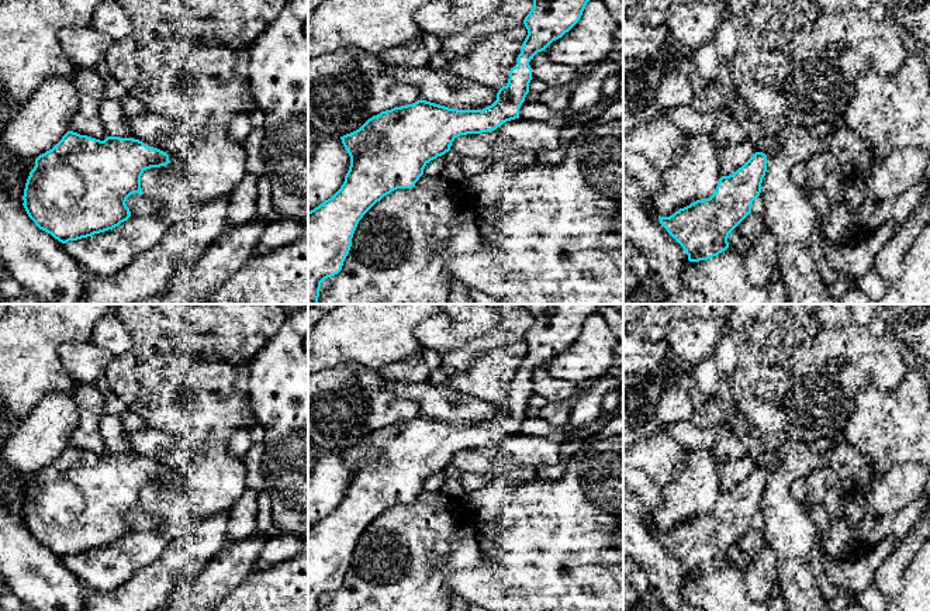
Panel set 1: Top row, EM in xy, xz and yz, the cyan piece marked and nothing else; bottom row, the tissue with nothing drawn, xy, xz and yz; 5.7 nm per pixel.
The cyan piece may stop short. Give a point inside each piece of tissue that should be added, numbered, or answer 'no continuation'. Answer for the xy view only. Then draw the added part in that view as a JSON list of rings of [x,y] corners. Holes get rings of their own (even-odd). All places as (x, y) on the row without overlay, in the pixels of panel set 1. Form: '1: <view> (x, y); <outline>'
no continuation

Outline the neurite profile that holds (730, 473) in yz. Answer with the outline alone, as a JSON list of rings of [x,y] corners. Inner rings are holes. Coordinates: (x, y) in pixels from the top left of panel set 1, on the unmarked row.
[[[746,456],[736,460],[720,462],[718,465],[720,490],[733,490],[756,469],[756,460]]]

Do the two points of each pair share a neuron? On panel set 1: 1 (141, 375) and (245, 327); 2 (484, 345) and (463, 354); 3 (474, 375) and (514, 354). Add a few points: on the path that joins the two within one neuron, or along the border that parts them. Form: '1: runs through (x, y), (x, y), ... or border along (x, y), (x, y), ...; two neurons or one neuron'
1: runs through (166, 375), (192, 351), (204, 348), (220, 332); one neuron
2: runs through (479, 347), (469, 352); one neuron
3: runs through (484, 375), (488, 375), (504, 362); one neuron

